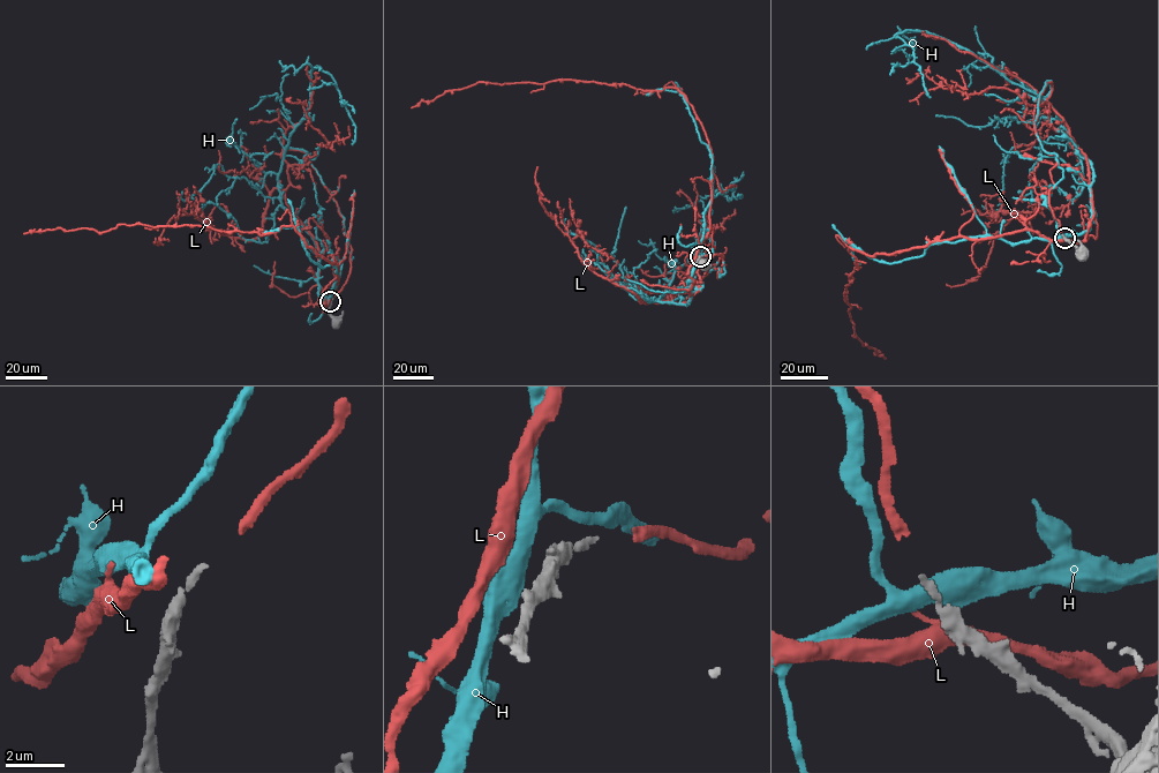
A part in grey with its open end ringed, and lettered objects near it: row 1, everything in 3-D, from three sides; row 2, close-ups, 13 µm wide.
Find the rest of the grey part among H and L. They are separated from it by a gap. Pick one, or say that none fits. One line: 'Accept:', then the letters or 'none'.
Accept: L

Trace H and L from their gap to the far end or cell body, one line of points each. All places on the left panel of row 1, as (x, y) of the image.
H: (329, 298), (318, 297), (315, 241), (281, 205), (278, 188), (315, 66), (333, 80), (355, 126), (352, 144)
L: (328, 300), (338, 280), (336, 264), (307, 246), (293, 226), (260, 234), (142, 224), (24, 233)

